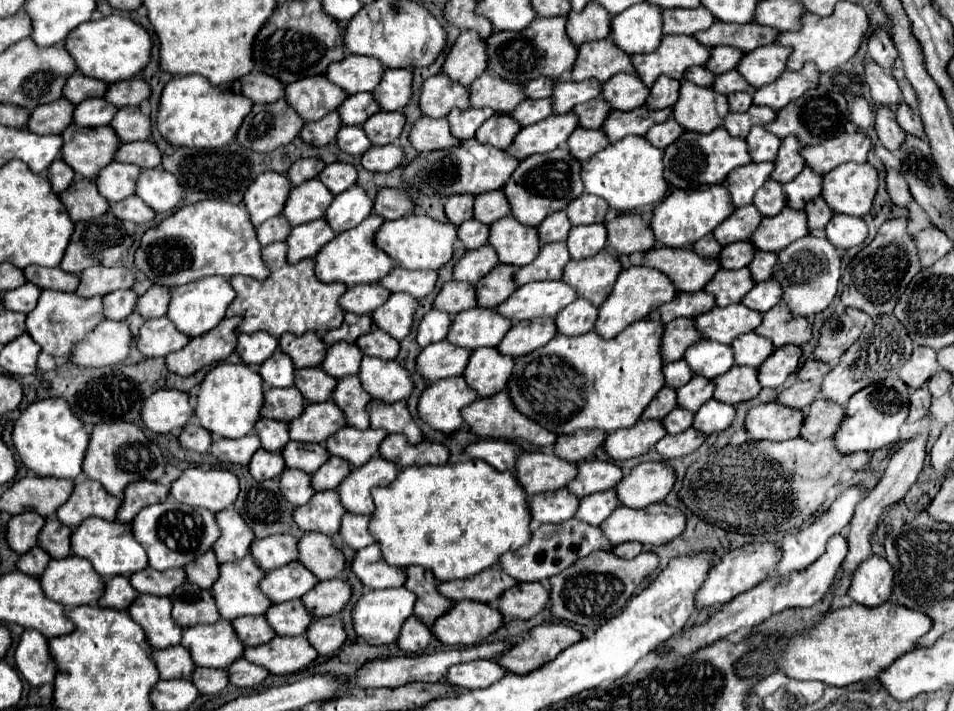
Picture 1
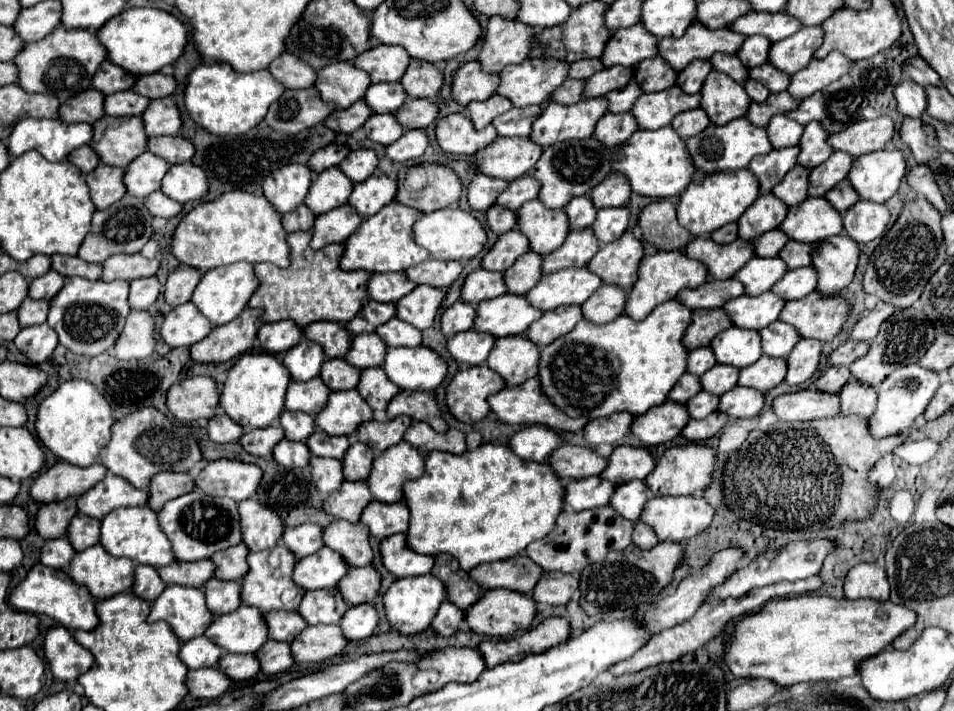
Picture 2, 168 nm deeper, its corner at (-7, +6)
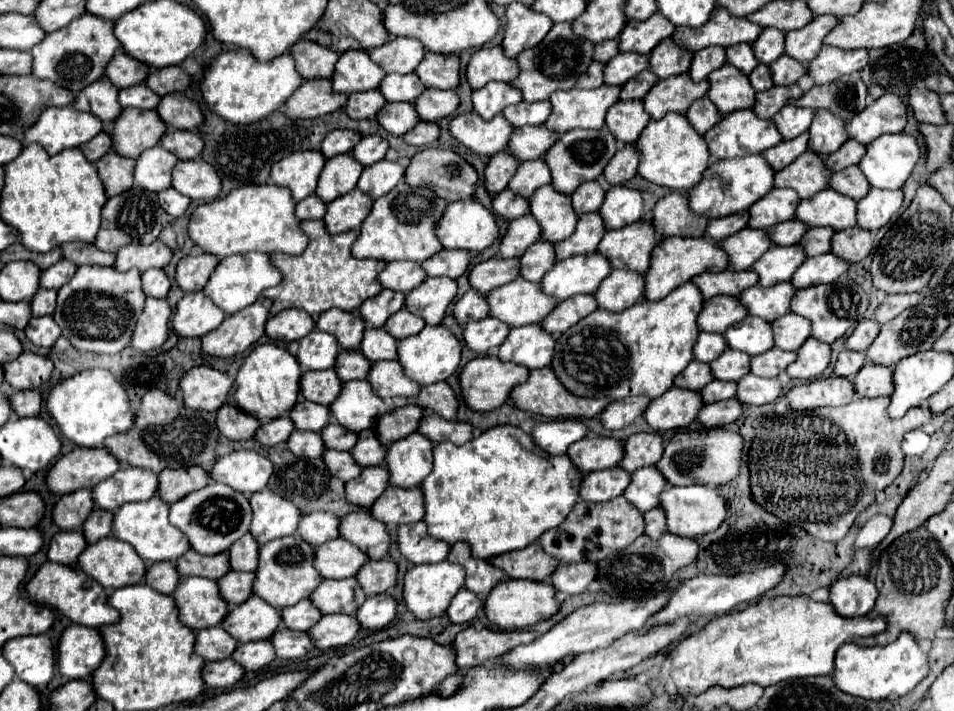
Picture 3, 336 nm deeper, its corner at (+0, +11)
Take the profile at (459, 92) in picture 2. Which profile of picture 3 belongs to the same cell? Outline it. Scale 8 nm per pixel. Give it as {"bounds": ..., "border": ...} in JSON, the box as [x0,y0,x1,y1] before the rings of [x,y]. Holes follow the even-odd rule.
{"bounds":[466,46,518,90],"border":[[[502,46],[480,48],[470,60],[466,76],[474,90],[484,88],[492,80],[512,82],[512,78],[518,76],[518,62],[514,58],[506,58]]]}

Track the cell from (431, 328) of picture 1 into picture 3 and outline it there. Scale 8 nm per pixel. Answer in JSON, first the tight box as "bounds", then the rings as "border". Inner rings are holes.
{"bounds":[454,290,488,324],"border":[[[468,290],[454,306],[454,316],[458,324],[468,324],[472,320],[480,320],[488,316],[488,302],[482,292]]]}

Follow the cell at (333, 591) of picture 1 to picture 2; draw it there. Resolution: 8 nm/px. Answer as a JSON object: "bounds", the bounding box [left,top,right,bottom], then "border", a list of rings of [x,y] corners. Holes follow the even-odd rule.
{"bounds":[337,567,381,607],"border":[[[351,567],[345,579],[337,583],[337,587],[341,587],[341,595],[345,595],[345,599],[349,599],[349,607],[353,607],[359,603],[373,601],[379,583],[381,577],[373,567]]]}

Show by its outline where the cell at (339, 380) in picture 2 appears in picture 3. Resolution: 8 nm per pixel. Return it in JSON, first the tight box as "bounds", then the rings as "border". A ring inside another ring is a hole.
{"bounds":[336,350,372,382],"border":[[[342,350],[336,362],[336,372],[342,382],[346,380],[366,380],[372,362],[364,358],[362,350]]]}

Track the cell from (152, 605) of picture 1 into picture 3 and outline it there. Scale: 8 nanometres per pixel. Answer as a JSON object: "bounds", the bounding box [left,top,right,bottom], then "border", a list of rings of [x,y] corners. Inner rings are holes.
{"bounds":[172,578,228,630],"border":[[[182,578],[176,592],[172,594],[176,604],[178,604],[178,610],[180,610],[180,620],[192,628],[192,630],[204,630],[204,628],[212,628],[212,626],[218,626],[222,624],[222,620],[226,618],[228,614],[228,604],[226,600],[222,598],[220,594],[220,588],[218,588],[218,582],[216,580],[210,580],[210,578]]]}

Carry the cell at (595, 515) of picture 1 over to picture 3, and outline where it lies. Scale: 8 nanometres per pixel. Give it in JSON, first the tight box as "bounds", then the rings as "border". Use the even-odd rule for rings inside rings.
{"bounds":[624,466,668,512],"border":[[[648,466],[642,470],[636,470],[632,474],[632,482],[626,488],[624,496],[628,502],[632,502],[640,512],[648,512],[656,506],[660,506],[660,494],[666,490],[668,482],[658,474],[656,466]]]}

